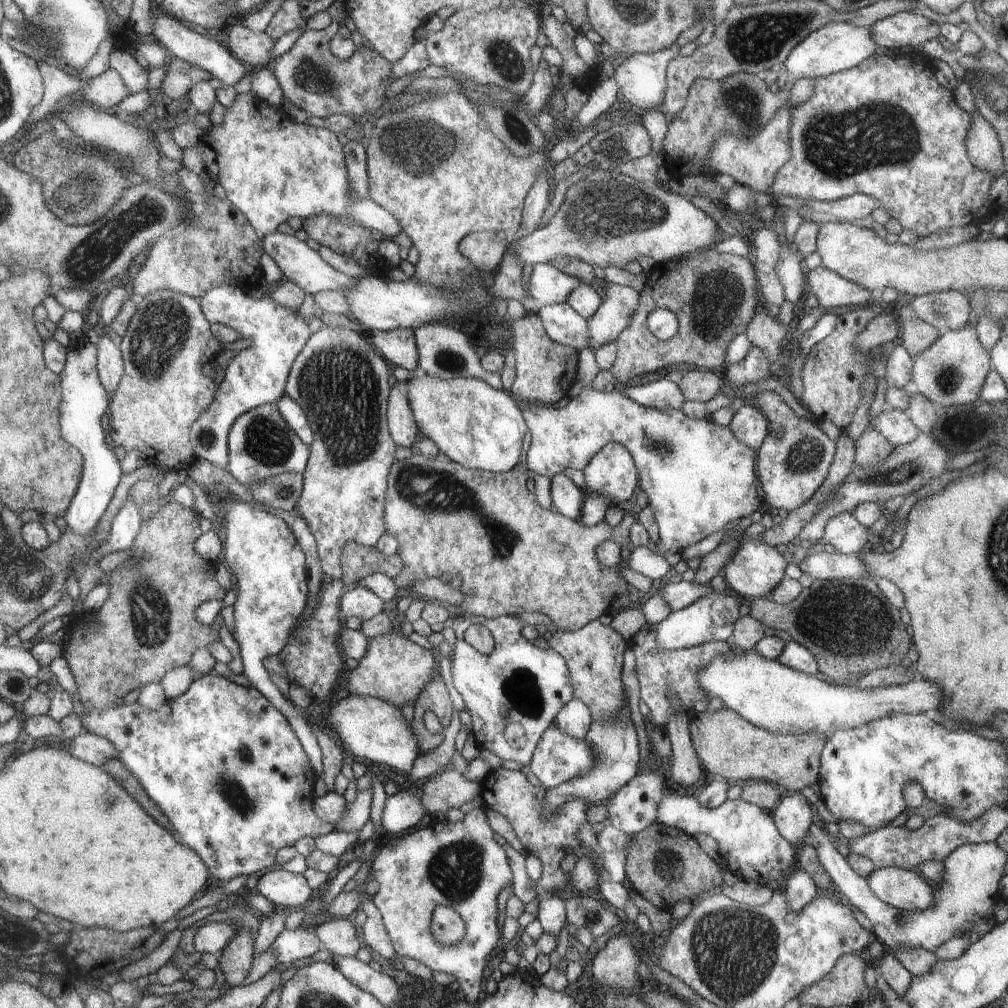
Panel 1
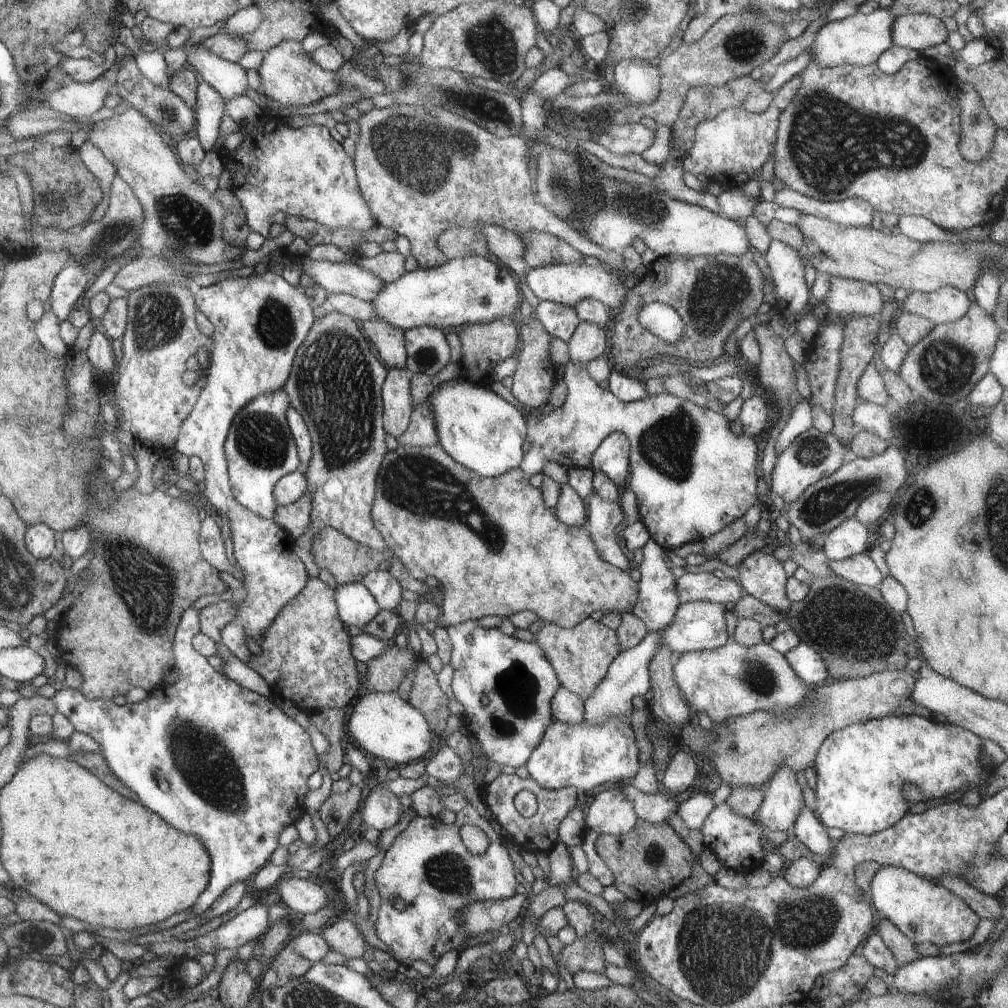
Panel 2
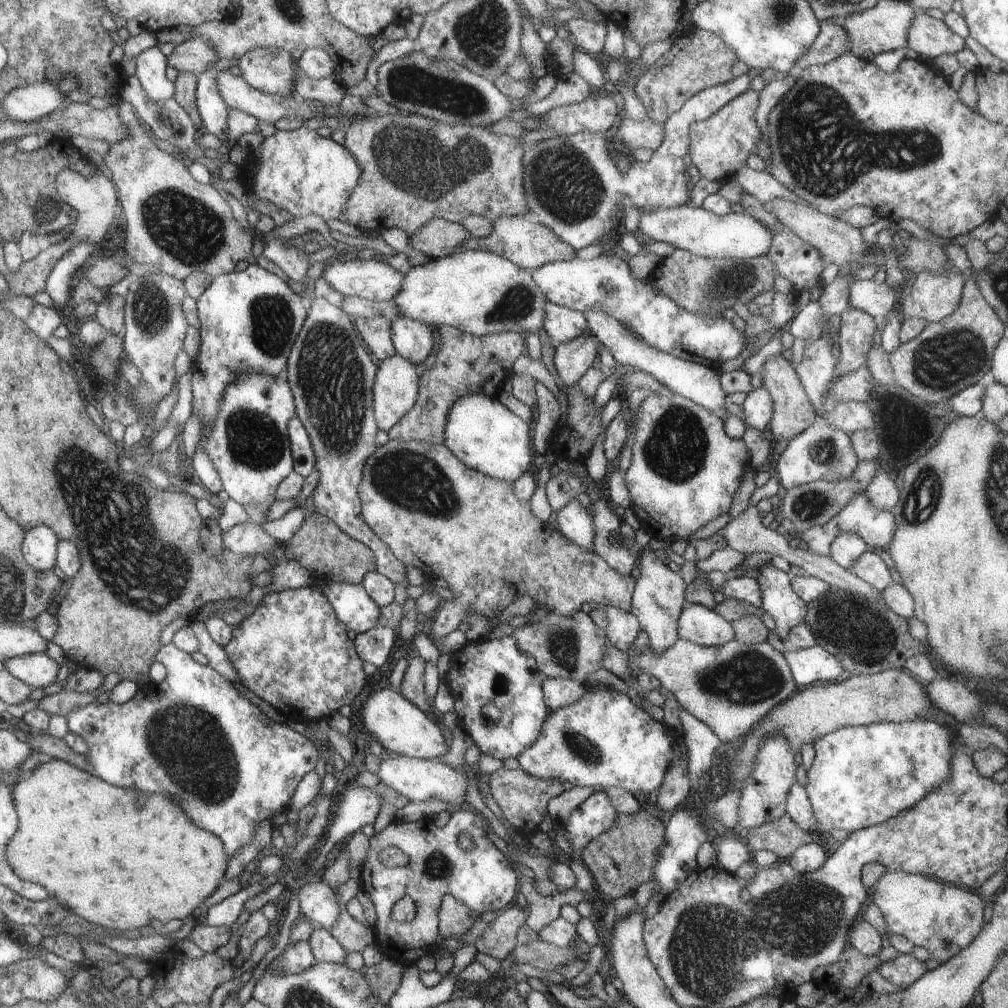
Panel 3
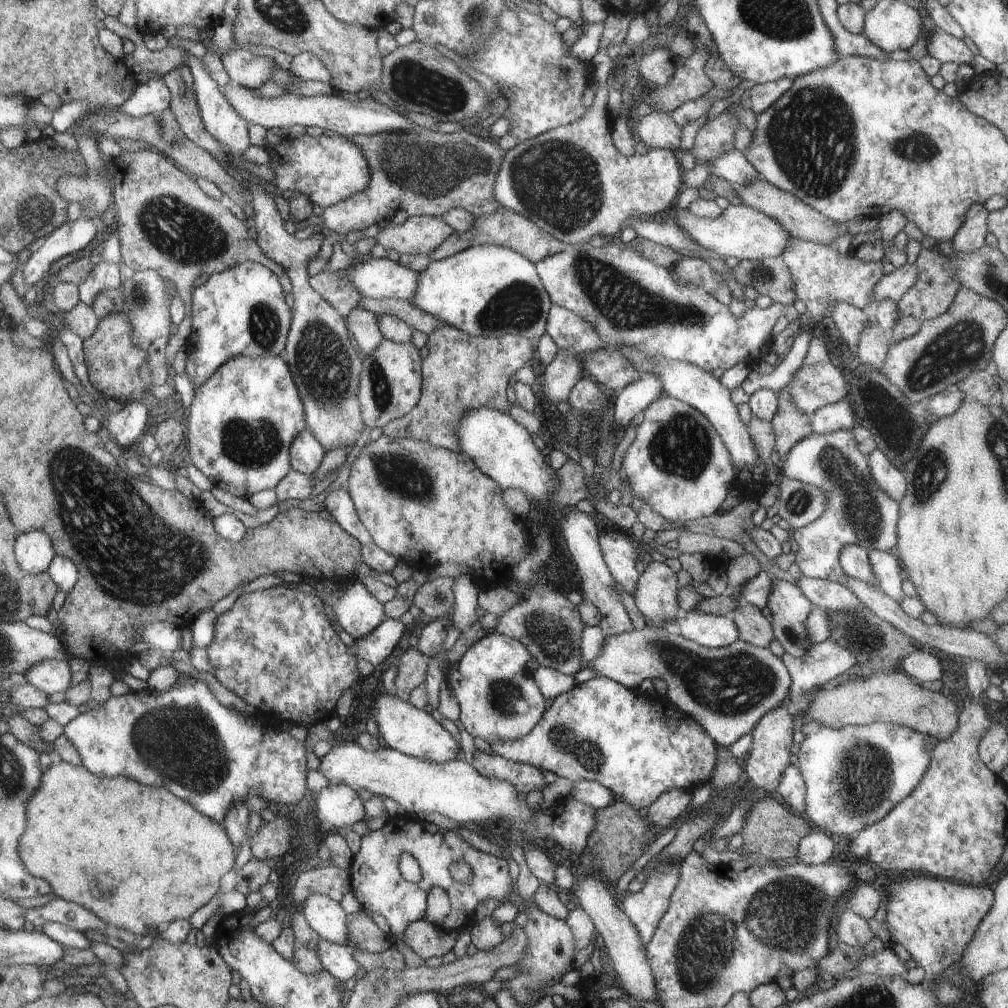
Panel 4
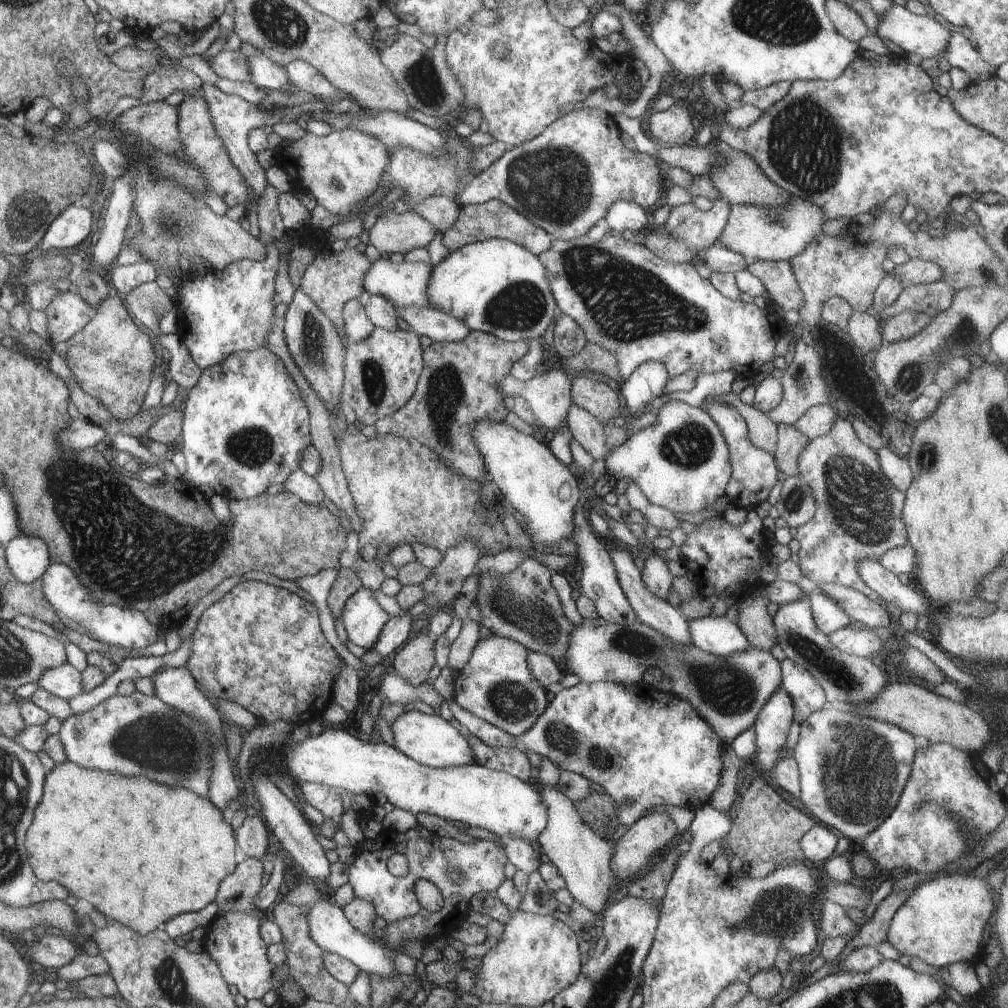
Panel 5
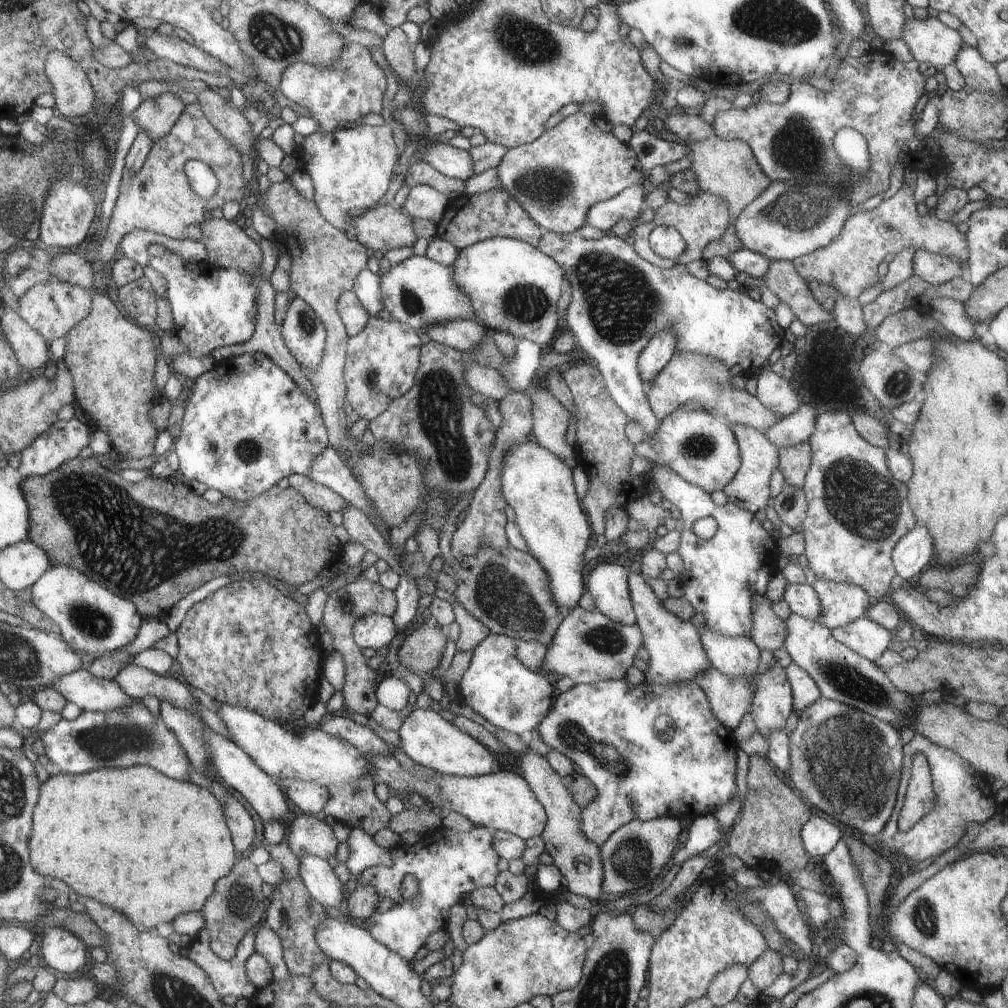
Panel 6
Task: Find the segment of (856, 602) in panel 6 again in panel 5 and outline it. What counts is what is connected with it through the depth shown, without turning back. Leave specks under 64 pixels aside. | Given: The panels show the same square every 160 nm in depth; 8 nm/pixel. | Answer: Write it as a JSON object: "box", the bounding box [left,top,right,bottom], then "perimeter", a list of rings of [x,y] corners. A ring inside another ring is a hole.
{"box":[810,590,851,635],"perimeter":[[[816,590],[810,595],[812,611],[817,627],[829,635],[838,629],[848,627],[851,618],[829,596]]]}

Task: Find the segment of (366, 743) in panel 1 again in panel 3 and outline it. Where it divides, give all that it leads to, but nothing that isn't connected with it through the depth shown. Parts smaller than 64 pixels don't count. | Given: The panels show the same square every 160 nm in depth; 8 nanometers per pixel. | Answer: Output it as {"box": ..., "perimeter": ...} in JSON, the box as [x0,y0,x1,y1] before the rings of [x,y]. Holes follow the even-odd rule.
{"box":[362,690,449,759],"perimeter":[[[377,690],[370,693],[363,703],[362,724],[372,738],[376,738],[385,751],[392,751],[417,759],[437,759],[446,754],[449,748],[442,736],[442,730],[424,714],[424,710],[414,706],[413,701],[402,698],[398,692]]]}

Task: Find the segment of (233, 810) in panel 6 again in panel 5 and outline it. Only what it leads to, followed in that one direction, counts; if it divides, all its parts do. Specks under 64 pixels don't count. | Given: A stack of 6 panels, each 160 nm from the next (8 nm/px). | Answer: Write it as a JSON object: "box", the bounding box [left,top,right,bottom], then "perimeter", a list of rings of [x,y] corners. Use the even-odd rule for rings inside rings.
{"box":[237,817,270,860],"perimeter":[[[246,817],[237,832],[242,857],[264,860],[270,848],[268,825],[261,817]]]}

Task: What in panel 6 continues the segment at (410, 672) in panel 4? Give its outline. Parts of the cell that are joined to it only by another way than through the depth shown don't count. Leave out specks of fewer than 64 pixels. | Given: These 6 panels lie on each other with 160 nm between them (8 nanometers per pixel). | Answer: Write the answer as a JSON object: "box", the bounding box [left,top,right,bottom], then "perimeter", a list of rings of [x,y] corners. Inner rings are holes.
{"box":[398,620,448,678],"perimeter":[[[429,620],[422,626],[412,627],[405,634],[405,641],[400,650],[398,650],[398,660],[400,666],[407,668],[414,674],[424,678],[424,674],[431,674],[432,670],[440,664],[440,656],[442,656],[442,648],[444,644],[448,644],[446,636],[442,634],[442,630],[436,626],[434,620]]]}

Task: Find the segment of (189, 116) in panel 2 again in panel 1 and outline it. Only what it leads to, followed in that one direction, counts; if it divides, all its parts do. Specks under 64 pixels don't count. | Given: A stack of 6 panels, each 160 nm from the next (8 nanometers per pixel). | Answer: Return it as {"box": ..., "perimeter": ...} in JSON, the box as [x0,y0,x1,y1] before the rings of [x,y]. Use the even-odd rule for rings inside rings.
{"box":[110,50,147,94],"perimeter":[[[112,50],[110,53],[110,68],[118,71],[125,85],[128,87],[129,94],[139,93],[147,88],[147,72],[138,61],[126,50]]]}

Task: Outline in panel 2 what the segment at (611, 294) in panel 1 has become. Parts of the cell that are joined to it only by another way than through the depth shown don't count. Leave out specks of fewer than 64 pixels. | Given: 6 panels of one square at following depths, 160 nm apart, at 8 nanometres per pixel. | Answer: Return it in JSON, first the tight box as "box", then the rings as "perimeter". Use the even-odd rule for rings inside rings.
{"box":[567,321,611,365],"perimeter":[[[588,321],[581,322],[567,342],[570,361],[586,365],[591,360],[608,353],[611,328]]]}

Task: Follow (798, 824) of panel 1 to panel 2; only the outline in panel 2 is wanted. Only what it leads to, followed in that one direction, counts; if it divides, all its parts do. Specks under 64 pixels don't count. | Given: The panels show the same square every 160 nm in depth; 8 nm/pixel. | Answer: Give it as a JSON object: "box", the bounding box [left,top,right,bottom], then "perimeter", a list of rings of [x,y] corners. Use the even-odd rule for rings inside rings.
{"box":[754,767,804,832],"perimeter":[[[781,767],[765,784],[765,796],[754,820],[763,828],[774,832],[789,832],[794,828],[804,804],[802,790],[796,782],[794,770]]]}

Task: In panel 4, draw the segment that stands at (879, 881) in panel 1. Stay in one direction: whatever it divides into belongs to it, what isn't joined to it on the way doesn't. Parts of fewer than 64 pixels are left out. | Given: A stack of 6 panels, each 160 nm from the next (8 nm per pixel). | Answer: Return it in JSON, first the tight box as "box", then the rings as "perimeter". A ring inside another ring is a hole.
{"box":[882,875,994,978],"perimeter":[[[926,875],[902,879],[882,890],[888,896],[885,922],[890,932],[895,941],[912,954],[912,959],[925,970],[928,978],[959,962],[994,902],[992,887],[962,885]]]}

